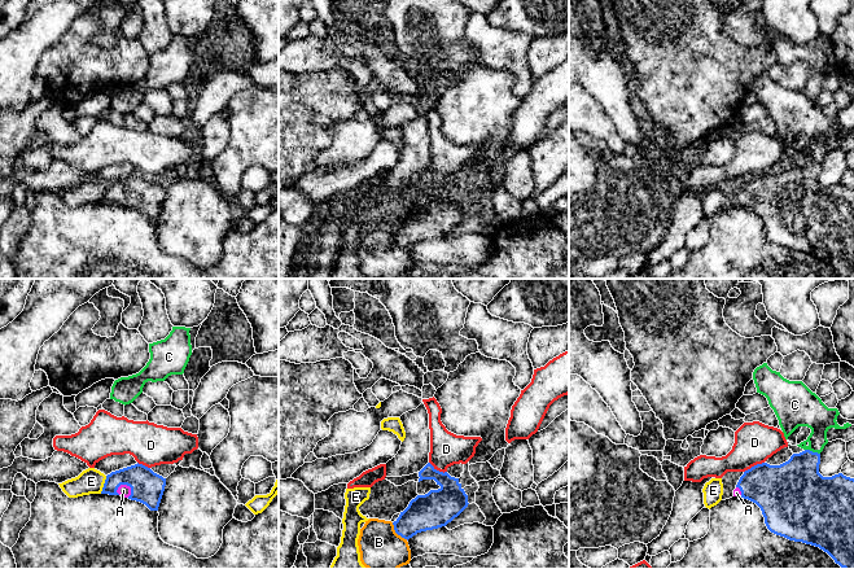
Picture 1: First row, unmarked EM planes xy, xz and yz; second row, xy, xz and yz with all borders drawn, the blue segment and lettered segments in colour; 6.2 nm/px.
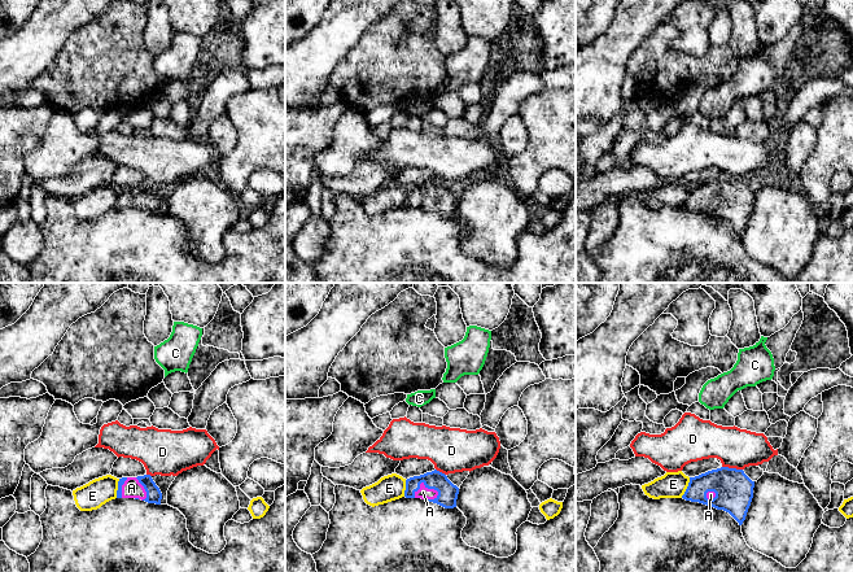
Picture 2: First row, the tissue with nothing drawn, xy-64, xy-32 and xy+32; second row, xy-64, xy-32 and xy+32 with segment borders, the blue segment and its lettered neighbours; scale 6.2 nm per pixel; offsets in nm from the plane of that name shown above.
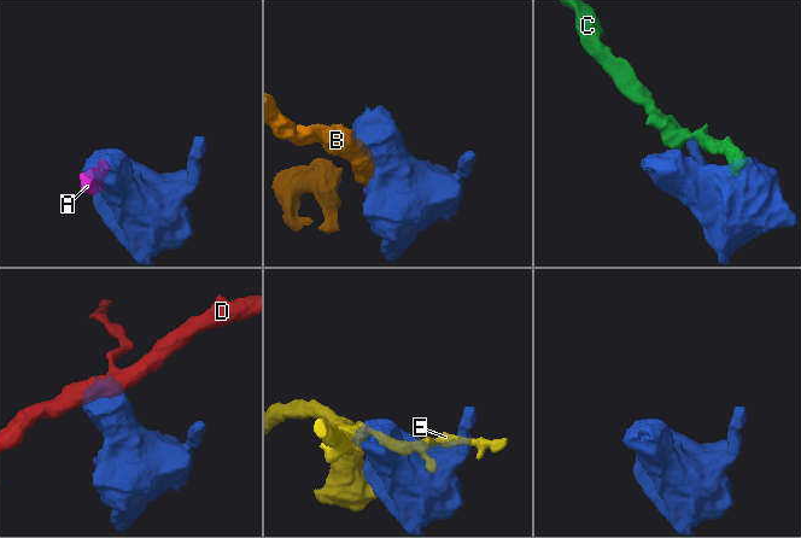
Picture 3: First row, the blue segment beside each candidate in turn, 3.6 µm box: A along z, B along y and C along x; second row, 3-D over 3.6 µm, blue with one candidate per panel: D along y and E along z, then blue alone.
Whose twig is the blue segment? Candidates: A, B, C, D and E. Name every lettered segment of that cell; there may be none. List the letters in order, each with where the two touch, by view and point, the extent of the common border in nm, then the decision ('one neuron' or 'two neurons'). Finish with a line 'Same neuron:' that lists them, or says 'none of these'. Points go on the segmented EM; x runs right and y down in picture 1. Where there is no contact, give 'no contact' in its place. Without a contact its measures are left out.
A: xy (122, 484) | 110 nm | one neuron
B: xz (397, 533) | 150 nm | two neurons
C: yz (813, 452) | 100 nm | two neurons
D: yz (754, 465) | 140 nm | two neurons
E: xy (104, 485) | 120 nm | two neurons
Same neuron: A

